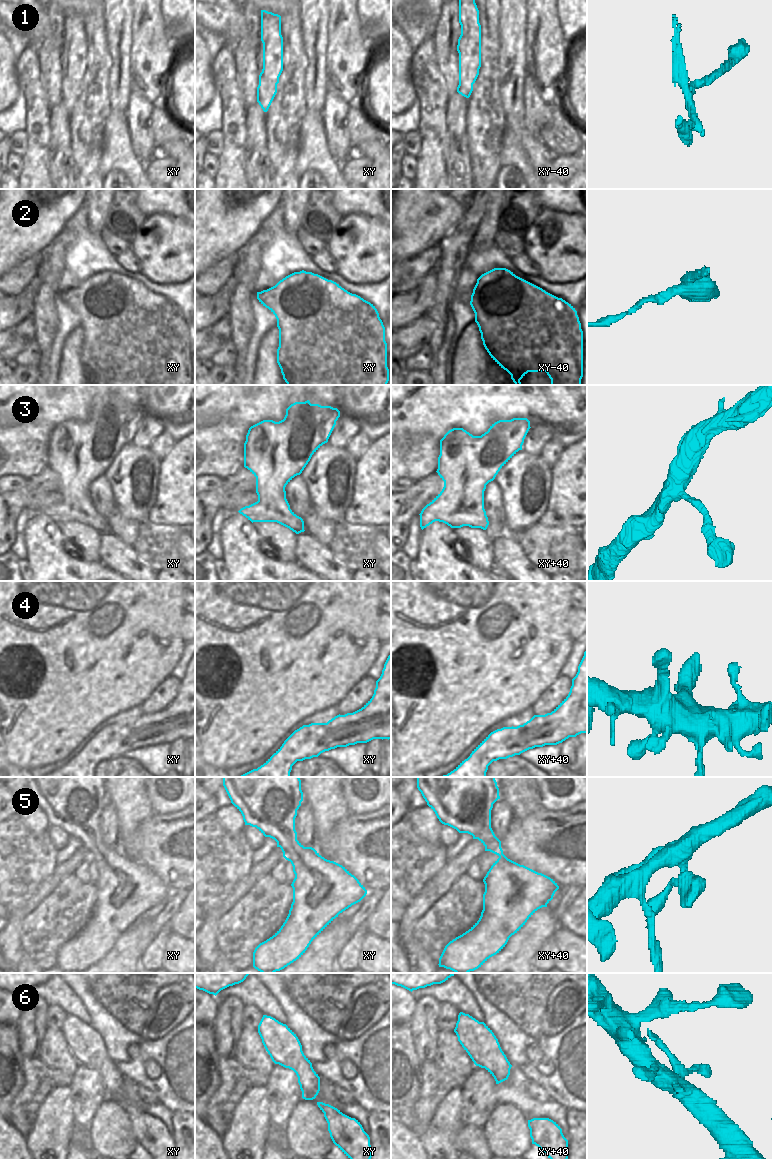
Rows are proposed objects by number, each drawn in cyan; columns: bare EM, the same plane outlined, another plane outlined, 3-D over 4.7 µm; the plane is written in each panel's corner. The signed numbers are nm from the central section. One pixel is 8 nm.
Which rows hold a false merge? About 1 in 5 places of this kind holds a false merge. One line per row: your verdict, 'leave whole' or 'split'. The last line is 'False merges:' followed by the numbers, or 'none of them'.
1: split
2: split
3: leave whole
4: leave whole
5: leave whole
6: leave whole
False merges: 1, 2

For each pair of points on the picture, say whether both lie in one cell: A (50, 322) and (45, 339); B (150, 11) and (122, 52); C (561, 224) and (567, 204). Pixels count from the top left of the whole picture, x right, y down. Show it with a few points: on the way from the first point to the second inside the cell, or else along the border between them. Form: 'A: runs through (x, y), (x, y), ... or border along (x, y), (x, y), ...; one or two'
A: runs through (46, 326), (45, 335); one
B: border along (133, 13), (130, 60); two
C: border along (541, 207), (576, 214); two

